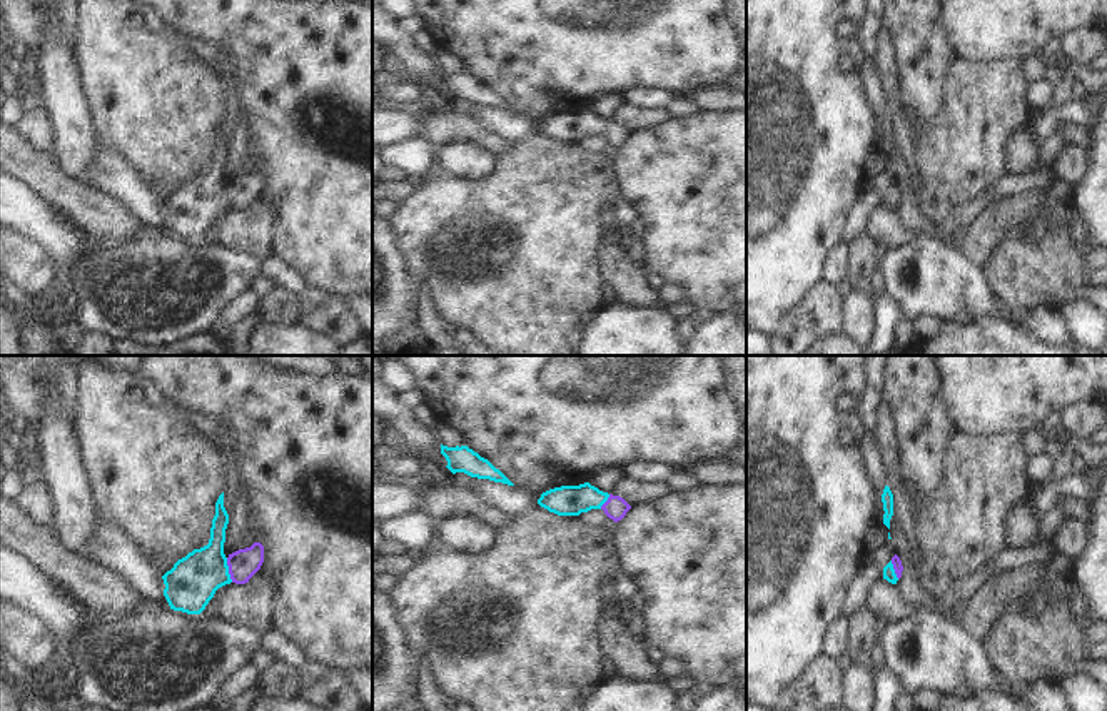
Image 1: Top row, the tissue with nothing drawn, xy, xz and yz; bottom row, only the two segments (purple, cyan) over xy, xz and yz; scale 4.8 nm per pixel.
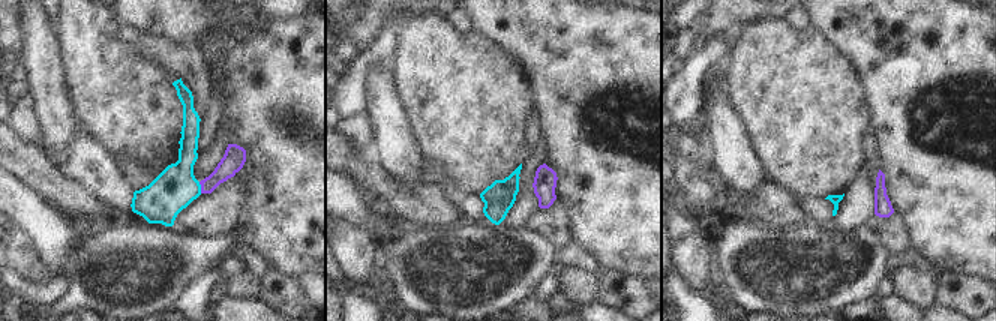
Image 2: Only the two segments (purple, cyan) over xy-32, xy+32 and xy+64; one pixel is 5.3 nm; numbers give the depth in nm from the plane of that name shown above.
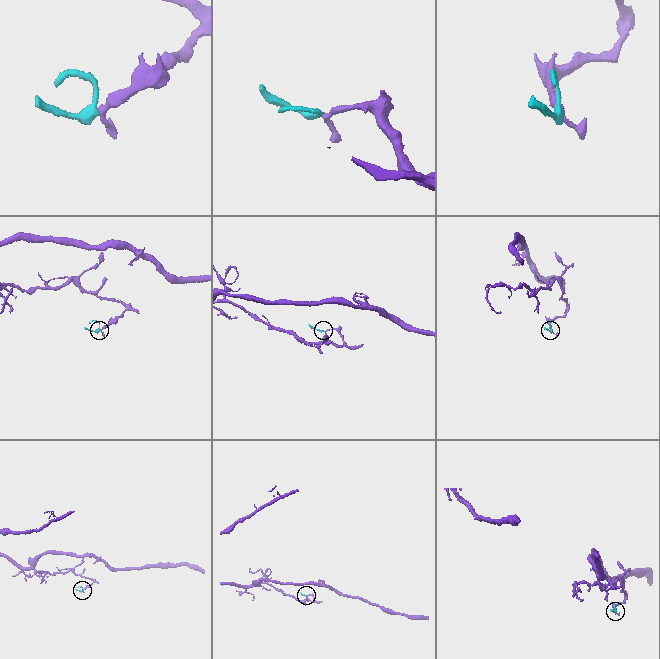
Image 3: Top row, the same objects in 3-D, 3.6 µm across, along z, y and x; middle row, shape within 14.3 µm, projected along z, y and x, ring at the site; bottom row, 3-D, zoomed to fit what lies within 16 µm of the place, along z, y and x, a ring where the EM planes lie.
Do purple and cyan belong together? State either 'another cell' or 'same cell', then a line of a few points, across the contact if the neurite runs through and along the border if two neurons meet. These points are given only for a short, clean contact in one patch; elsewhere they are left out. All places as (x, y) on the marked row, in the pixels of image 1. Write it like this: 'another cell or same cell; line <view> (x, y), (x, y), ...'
same cell; line xy (242, 564), (229, 569), (204, 569), (192, 581)

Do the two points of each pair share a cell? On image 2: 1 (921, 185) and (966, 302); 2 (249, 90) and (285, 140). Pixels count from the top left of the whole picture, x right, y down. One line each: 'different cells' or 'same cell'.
1: different cells
2: same cell

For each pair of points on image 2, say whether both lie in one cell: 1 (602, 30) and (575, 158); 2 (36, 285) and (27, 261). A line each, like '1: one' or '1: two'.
1: one
2: two

